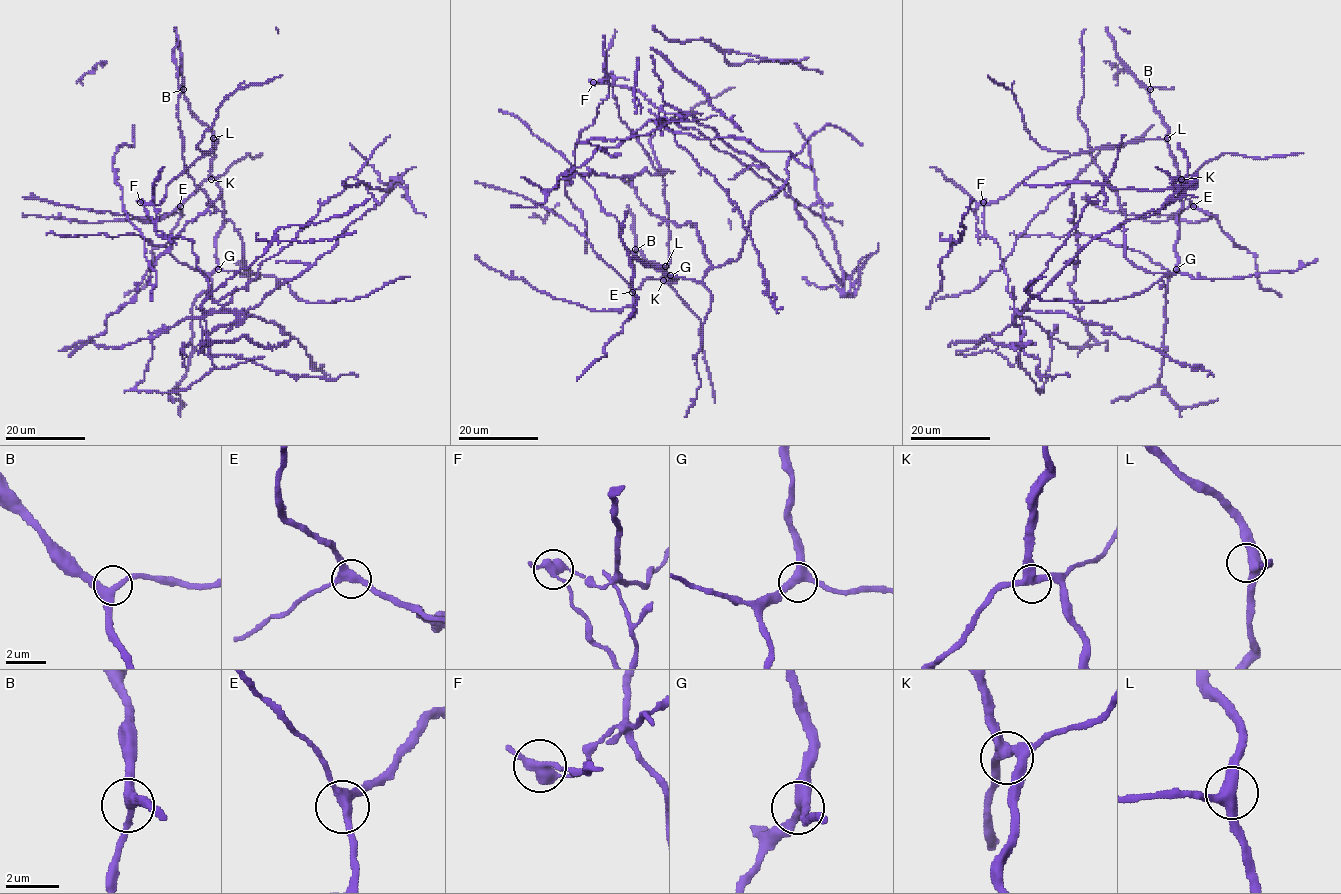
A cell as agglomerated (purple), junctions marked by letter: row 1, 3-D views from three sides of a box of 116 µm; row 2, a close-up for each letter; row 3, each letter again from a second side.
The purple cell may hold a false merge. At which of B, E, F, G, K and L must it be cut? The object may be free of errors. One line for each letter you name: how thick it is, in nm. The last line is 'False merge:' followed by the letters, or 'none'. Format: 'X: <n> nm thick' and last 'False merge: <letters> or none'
F: 360 nm thick
False merge: F

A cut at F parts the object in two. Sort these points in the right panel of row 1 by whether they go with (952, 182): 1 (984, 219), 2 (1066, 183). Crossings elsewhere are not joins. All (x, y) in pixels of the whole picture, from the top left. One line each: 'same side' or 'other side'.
1: other side
2: other side

